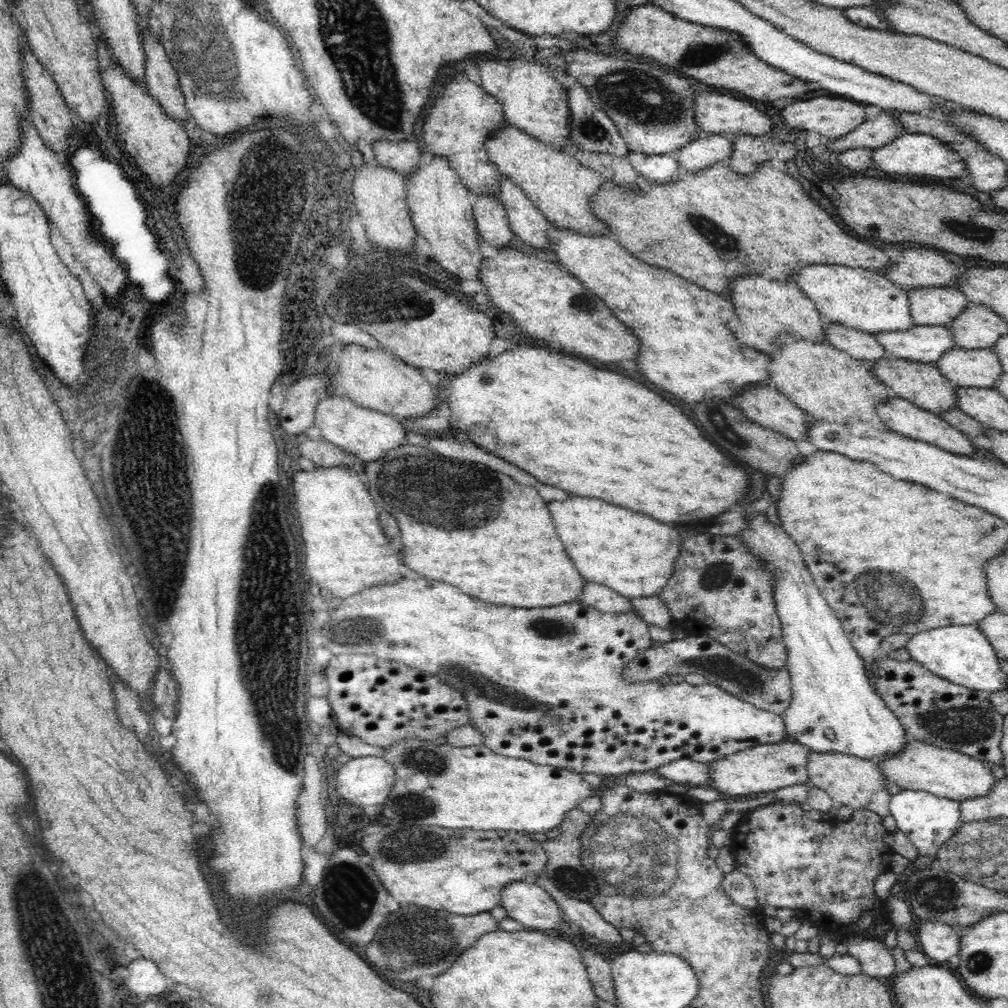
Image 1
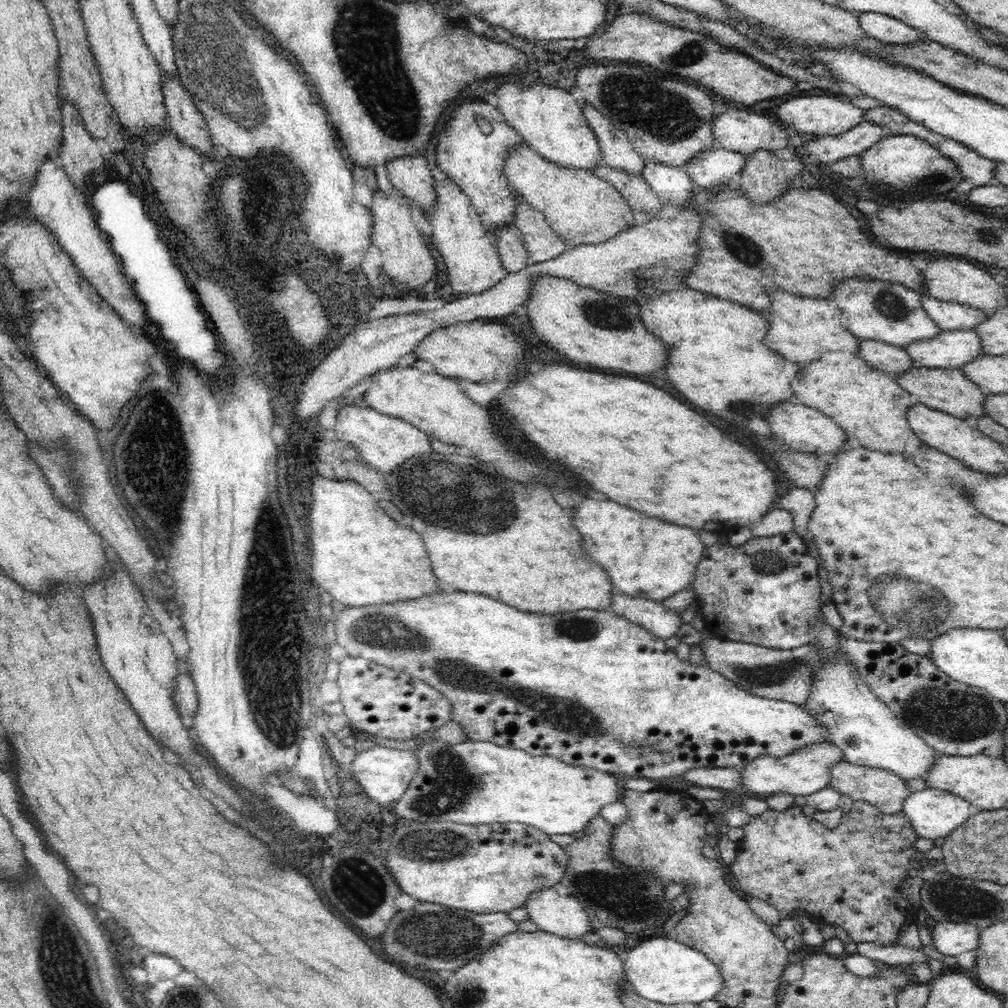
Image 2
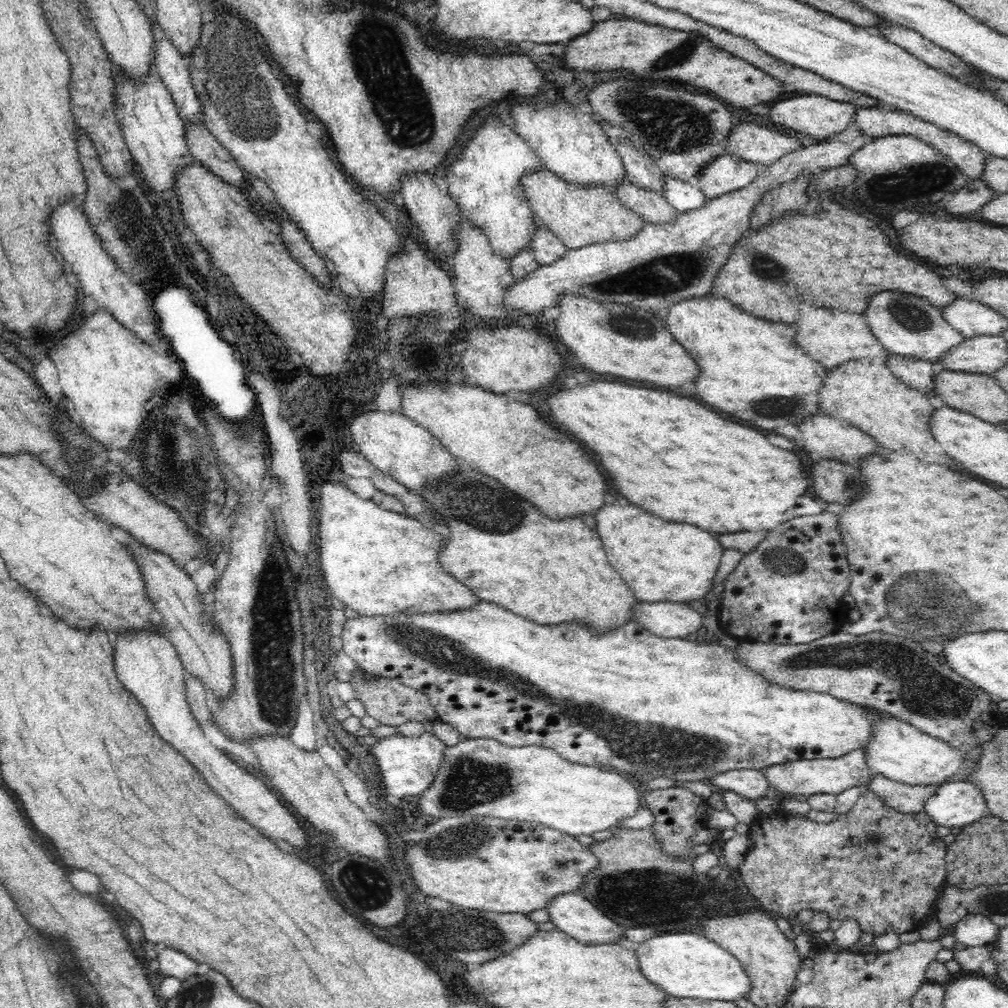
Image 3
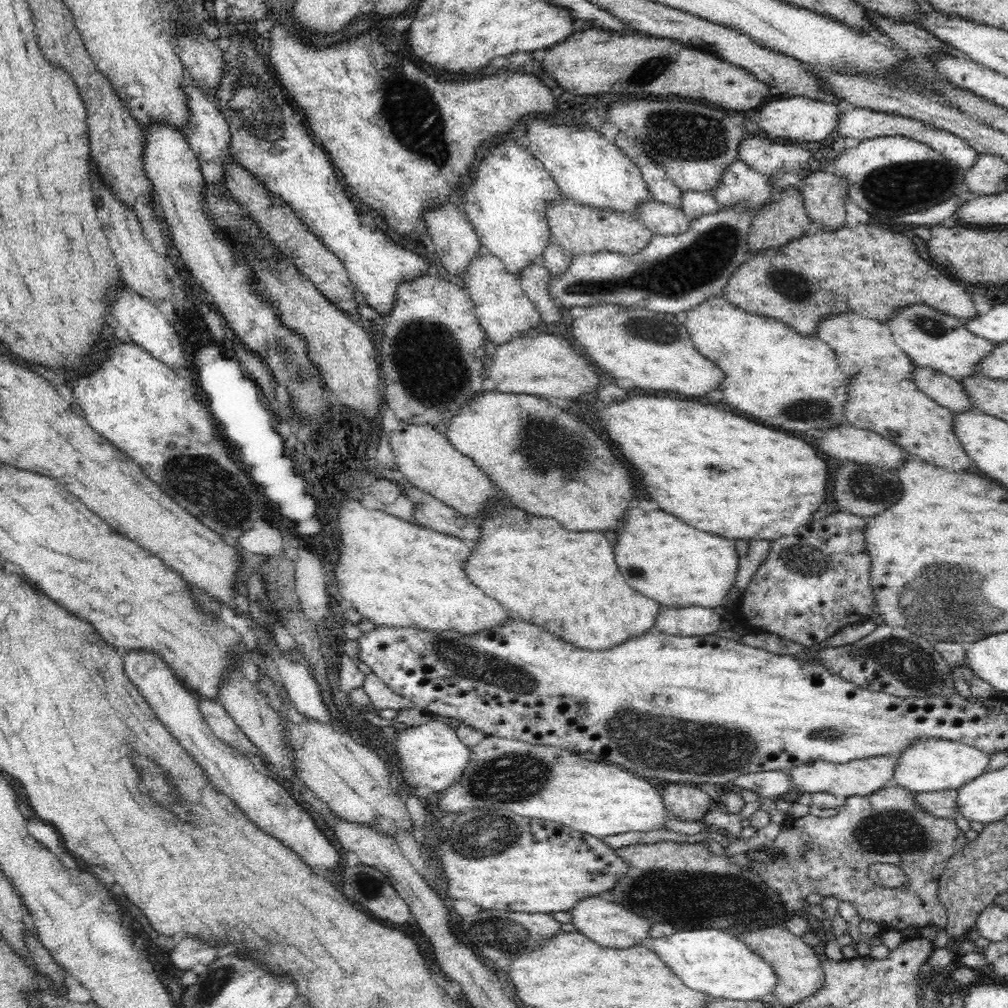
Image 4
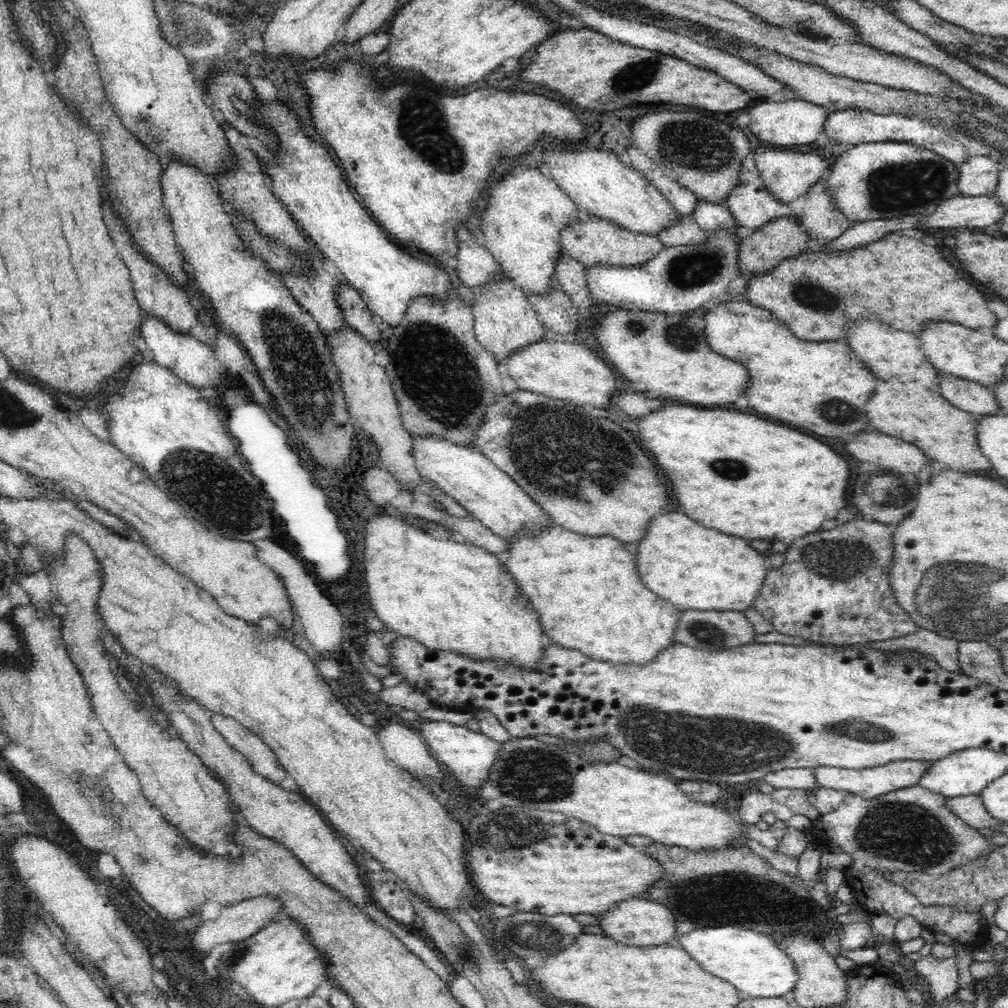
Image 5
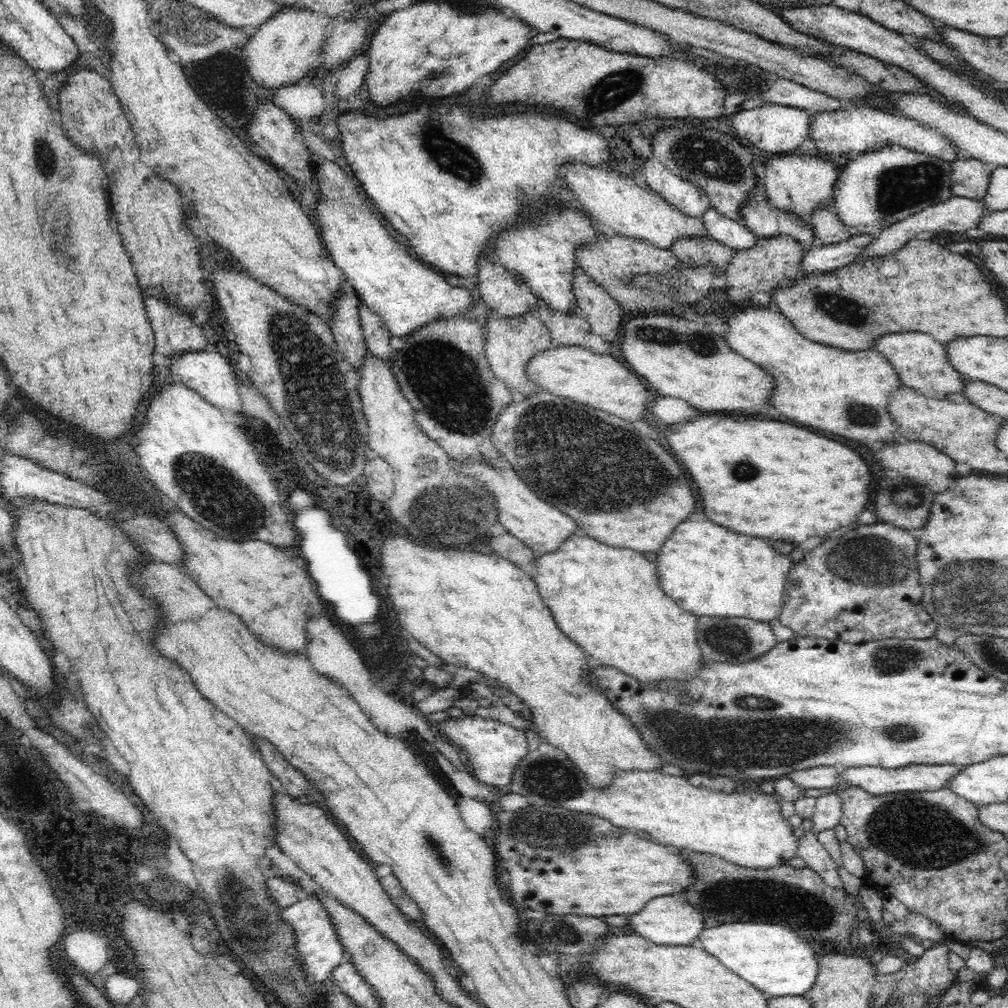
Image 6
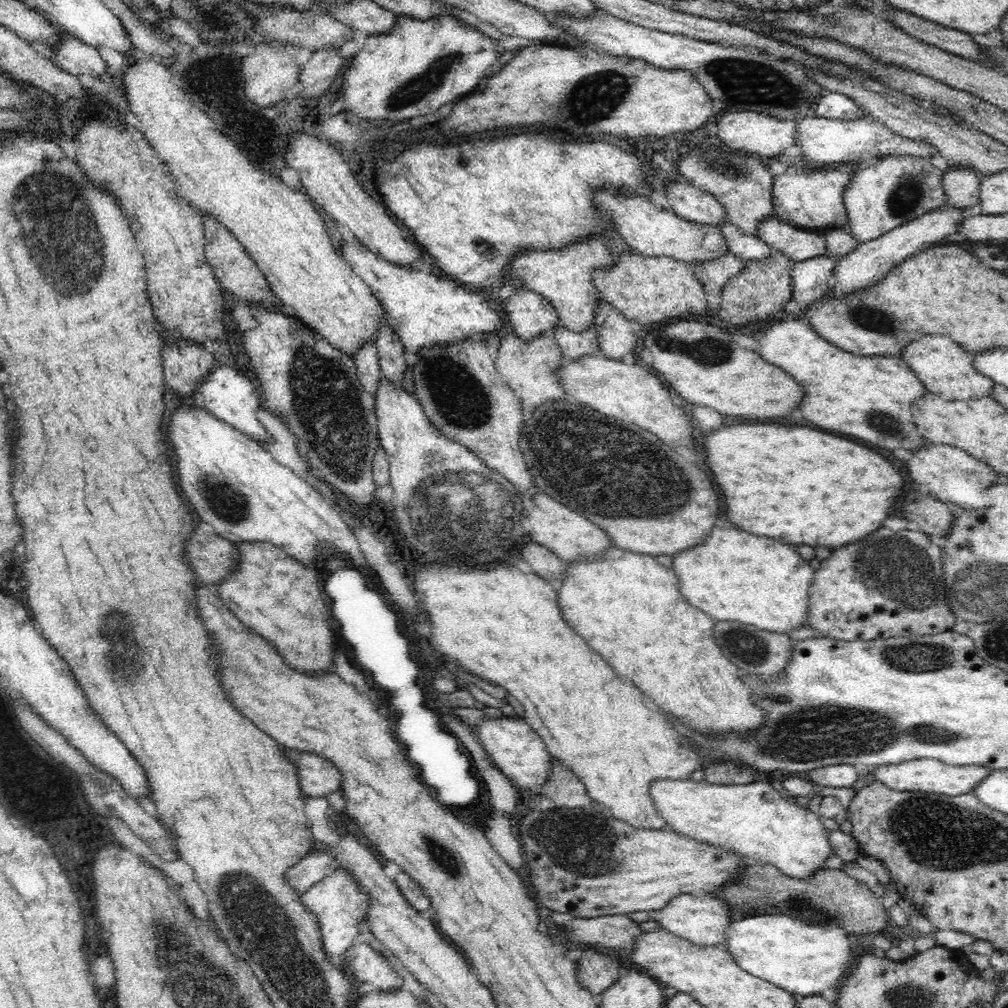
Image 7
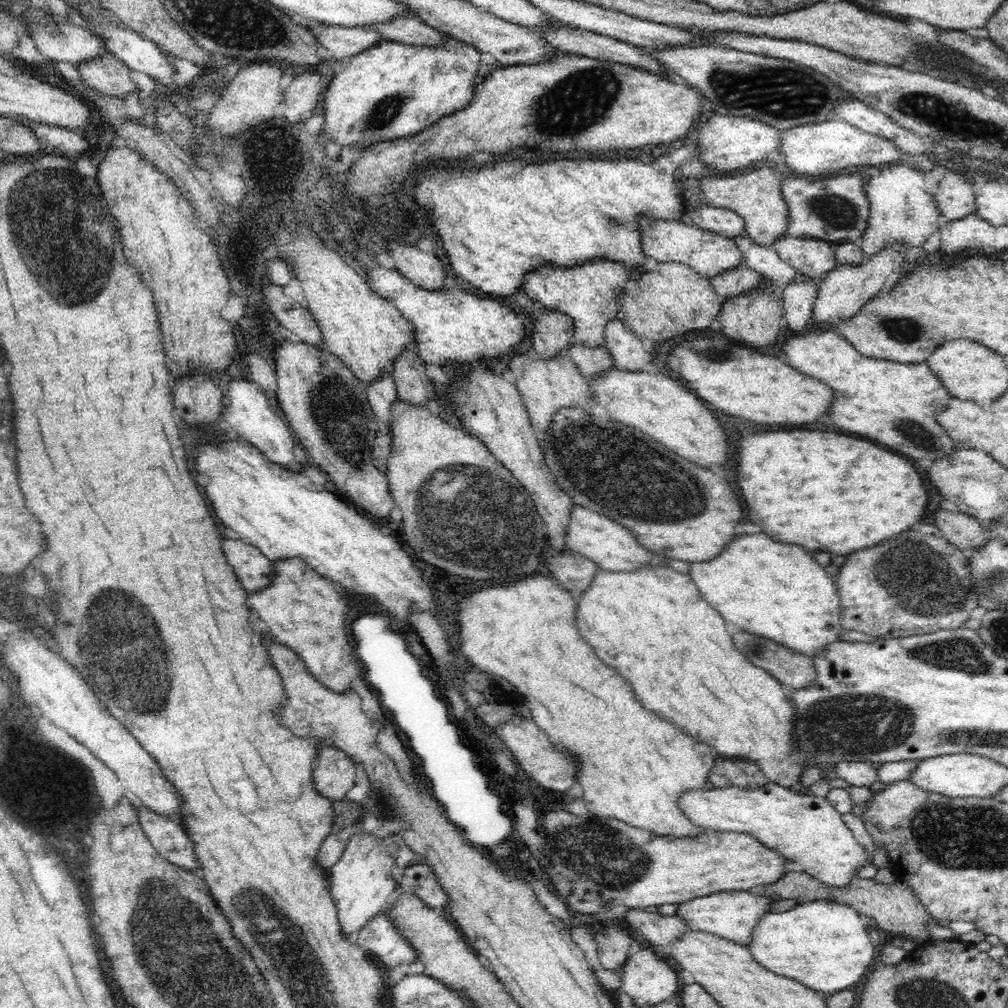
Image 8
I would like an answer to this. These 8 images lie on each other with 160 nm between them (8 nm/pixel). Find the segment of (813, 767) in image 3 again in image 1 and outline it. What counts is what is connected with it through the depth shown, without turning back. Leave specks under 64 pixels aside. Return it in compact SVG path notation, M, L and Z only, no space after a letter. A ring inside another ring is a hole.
M786 741L776 745L752 746L748 750L740 750L736 754L708 763L710 769L708 787L729 798L780 790L794 784L809 784L808 756L810 754L812 750L800 745L799 742Z

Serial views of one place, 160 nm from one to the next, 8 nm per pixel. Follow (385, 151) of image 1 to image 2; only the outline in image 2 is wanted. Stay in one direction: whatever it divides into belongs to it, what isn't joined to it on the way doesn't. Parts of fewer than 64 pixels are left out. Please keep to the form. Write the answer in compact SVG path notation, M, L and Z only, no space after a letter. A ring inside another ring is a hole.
M424 154L406 155L385 164L393 188L420 206L429 209L435 203L435 181Z

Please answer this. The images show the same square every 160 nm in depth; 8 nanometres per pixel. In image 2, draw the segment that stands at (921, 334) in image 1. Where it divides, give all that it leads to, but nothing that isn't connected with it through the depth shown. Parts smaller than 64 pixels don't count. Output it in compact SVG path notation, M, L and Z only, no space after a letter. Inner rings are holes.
M942 330L932 340L910 343L903 349L917 366L958 369L985 354L981 343L974 330Z

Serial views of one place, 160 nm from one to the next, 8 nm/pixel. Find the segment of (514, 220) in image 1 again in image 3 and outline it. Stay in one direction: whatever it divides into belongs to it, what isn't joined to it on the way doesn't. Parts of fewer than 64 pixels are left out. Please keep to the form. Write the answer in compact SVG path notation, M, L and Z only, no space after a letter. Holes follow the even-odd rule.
M535 219L535 231L527 250L535 256L540 266L550 265L562 258L568 248L544 223Z

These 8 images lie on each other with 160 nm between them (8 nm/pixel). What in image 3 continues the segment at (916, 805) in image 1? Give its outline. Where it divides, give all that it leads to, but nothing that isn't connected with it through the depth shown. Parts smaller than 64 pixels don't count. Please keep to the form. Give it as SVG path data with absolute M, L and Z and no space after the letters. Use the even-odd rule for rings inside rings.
M968 782L945 783L938 787L938 790L930 797L924 805L923 811L937 826L963 827L976 822L982 816L990 816L988 806L981 790Z

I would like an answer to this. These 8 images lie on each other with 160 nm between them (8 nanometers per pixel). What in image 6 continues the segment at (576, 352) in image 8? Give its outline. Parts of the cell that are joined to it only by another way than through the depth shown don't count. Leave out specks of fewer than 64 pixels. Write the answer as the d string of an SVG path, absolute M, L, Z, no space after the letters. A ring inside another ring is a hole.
M538 299L534 307L536 317L541 324L545 324L550 332L552 347L584 346L585 336L590 333L590 326L578 310L574 313L562 314L548 307L546 302Z

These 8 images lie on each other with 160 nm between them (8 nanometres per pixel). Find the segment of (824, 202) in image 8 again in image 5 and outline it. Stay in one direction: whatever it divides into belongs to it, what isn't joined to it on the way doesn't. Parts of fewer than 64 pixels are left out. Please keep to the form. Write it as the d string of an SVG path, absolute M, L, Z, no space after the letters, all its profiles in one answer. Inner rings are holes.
M755 148L752 150L754 162L766 188L781 203L788 204L792 200L804 196L806 191L821 179L822 172L828 168L826 161L814 152L792 152L790 150L770 150Z

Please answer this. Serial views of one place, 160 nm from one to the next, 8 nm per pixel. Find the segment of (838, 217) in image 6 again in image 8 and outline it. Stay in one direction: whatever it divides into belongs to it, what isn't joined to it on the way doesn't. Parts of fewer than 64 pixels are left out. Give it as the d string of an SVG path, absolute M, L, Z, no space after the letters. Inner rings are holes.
M886 166L877 176L865 178L865 196L869 206L867 227L861 236L860 244L844 242L834 246L835 257L839 264L858 266L858 263L870 255L878 254L888 243L900 243L902 255L912 248L922 247L924 242L939 229L940 209L934 195L926 189L926 178L922 172L908 166Z

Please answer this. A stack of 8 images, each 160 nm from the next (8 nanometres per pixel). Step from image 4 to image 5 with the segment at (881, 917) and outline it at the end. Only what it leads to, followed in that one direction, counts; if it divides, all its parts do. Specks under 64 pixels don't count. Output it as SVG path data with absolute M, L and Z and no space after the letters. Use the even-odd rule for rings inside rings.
M922 786L906 787L900 790L890 791L881 794L876 798L866 800L856 794L845 793L842 804L837 810L824 814L819 819L811 822L811 828L816 832L818 844L836 844L842 852L846 852L852 863L843 870L847 887L852 888L857 904L864 907L868 912L874 914L886 912L896 921L903 916L914 916L923 927L931 931L940 931L954 940L980 949L984 945L990 945L988 941L988 927L978 923L980 910L965 912L955 906L948 905L924 905L917 896L910 894L904 887L886 881L885 874L890 871L904 871L924 874L946 874L949 870L964 866L967 862L978 857L989 855L997 845L994 845L980 834L977 829L956 817L948 806L946 806L948 796L942 796L935 792L930 792Z

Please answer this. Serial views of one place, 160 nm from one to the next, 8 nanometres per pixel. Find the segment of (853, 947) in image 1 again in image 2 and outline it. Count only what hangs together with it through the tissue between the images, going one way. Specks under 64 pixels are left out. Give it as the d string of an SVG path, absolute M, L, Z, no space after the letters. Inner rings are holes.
M857 942L856 950L858 954L886 966L902 966L902 964L910 964L910 962L926 962L928 959L932 959L924 955L922 951L900 945L899 942L888 944L888 946L875 942Z

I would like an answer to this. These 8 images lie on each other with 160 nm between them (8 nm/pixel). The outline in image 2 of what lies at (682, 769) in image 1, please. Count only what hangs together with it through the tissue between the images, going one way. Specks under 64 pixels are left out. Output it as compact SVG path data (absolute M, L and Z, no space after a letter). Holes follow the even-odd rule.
M690 768L683 778L691 785L718 788L730 792L742 787L742 777L737 768Z

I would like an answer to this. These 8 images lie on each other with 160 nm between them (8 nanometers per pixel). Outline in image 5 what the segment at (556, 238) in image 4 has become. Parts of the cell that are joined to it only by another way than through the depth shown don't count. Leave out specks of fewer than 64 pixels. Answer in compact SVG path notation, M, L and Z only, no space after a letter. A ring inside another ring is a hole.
M592 216L586 220L581 221L579 218L575 223L570 223L563 227L560 233L559 241L561 242L562 252L572 256L580 261L582 265L590 268L590 266L620 266L620 267L639 267L640 264L646 262L648 259L653 259L662 249L663 244L657 236L650 236L646 234L630 232L614 223Z

